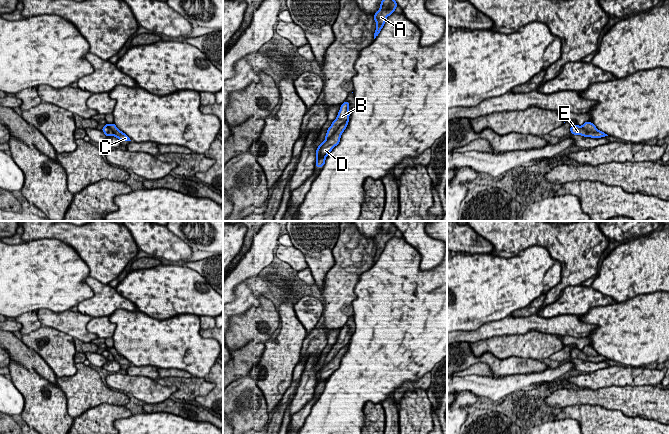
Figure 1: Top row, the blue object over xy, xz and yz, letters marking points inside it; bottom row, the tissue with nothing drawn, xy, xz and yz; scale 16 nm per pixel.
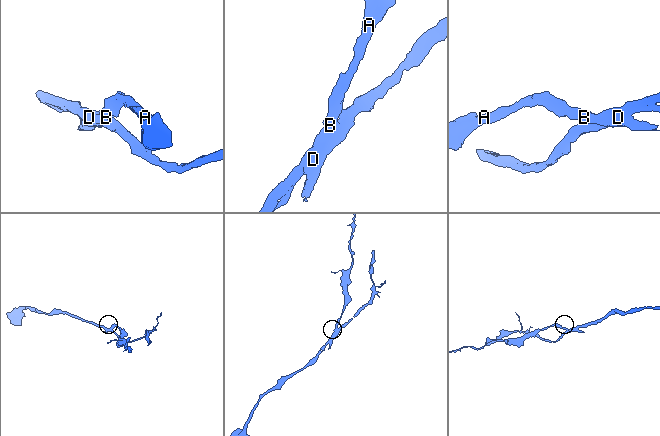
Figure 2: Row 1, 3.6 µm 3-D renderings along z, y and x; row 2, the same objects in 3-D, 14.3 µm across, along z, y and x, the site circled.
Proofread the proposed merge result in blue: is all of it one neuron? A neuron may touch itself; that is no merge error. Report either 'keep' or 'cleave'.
cleave

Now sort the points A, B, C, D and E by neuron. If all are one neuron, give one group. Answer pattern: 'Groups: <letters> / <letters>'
Groups: A B E / C D

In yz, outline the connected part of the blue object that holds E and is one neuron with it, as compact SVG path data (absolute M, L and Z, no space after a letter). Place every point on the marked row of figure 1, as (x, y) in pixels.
M572 125L570 128L570 132L574 135L581 135L584 137L591 137L591 138L601 138L601 137L608 136L606 133L602 131L598 131L596 133L587 132L582 128L582 126L579 126L579 125Z

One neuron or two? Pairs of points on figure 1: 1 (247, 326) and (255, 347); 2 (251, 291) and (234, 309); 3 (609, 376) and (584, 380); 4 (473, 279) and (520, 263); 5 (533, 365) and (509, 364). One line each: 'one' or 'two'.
1: two
2: one
3: one
4: one
5: one

